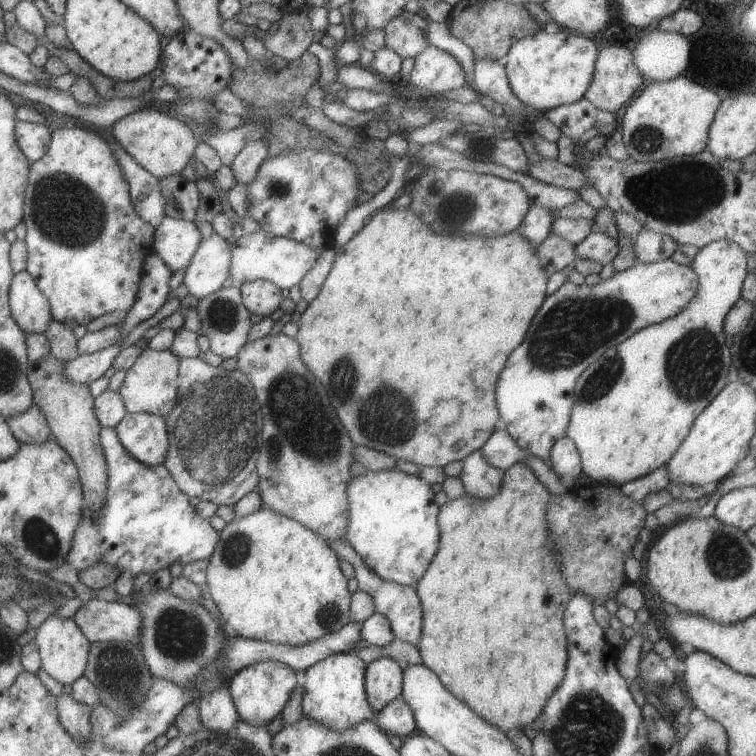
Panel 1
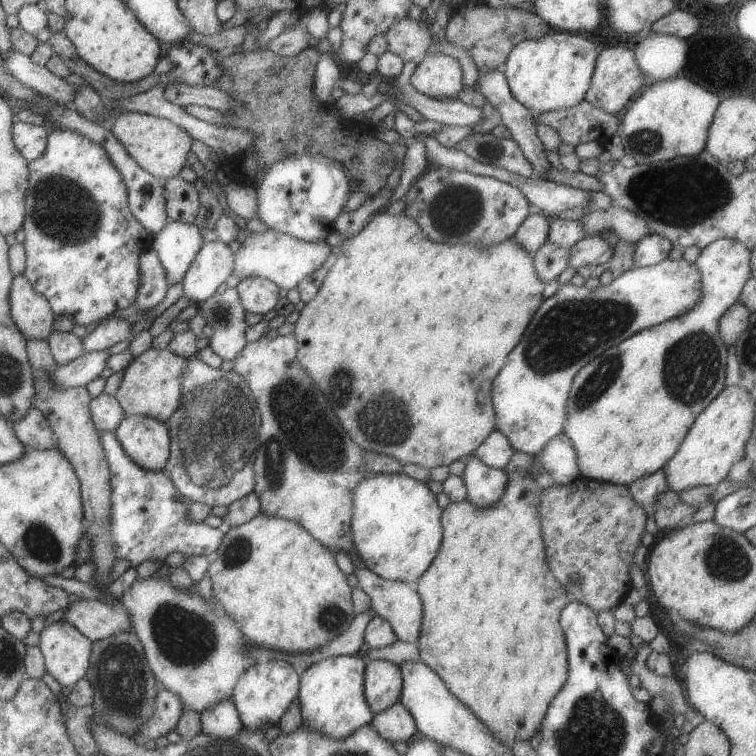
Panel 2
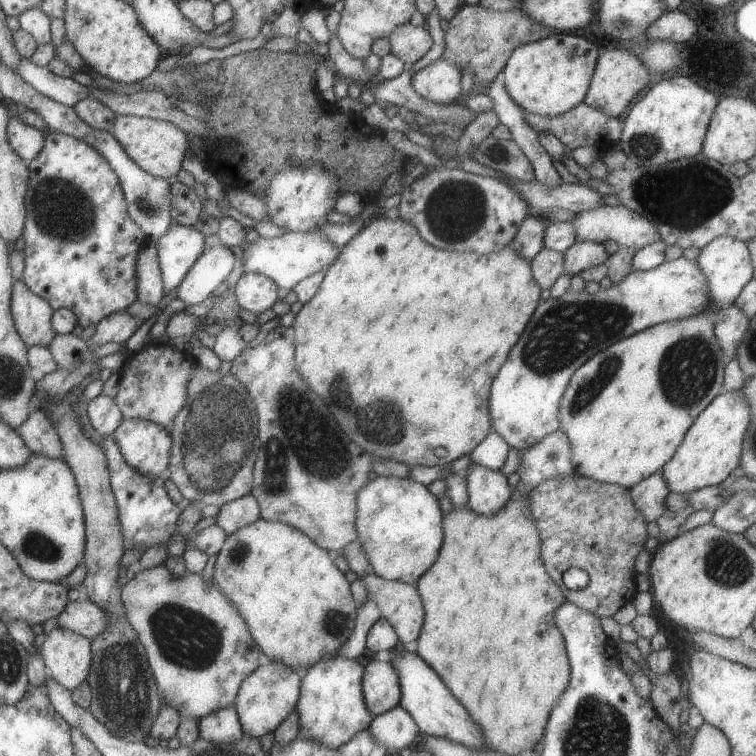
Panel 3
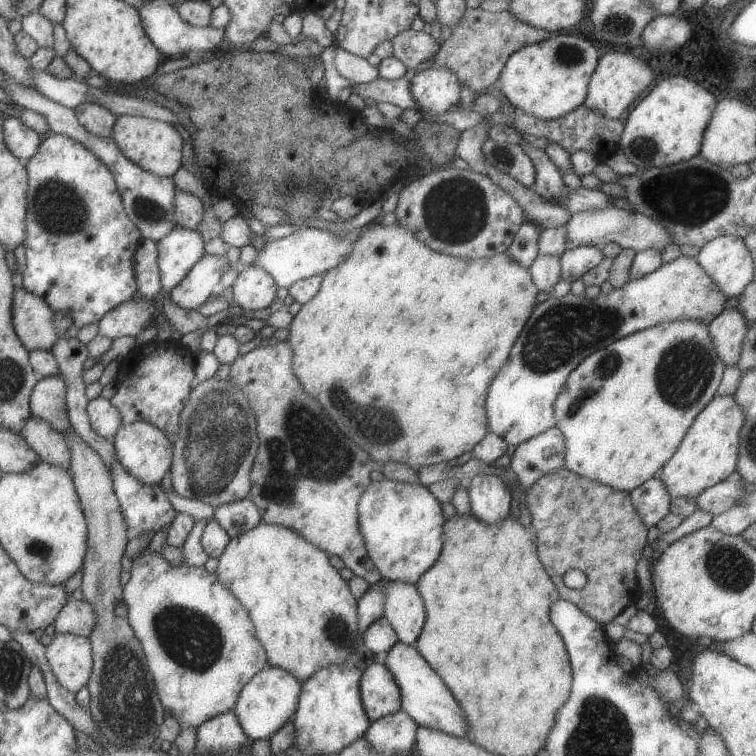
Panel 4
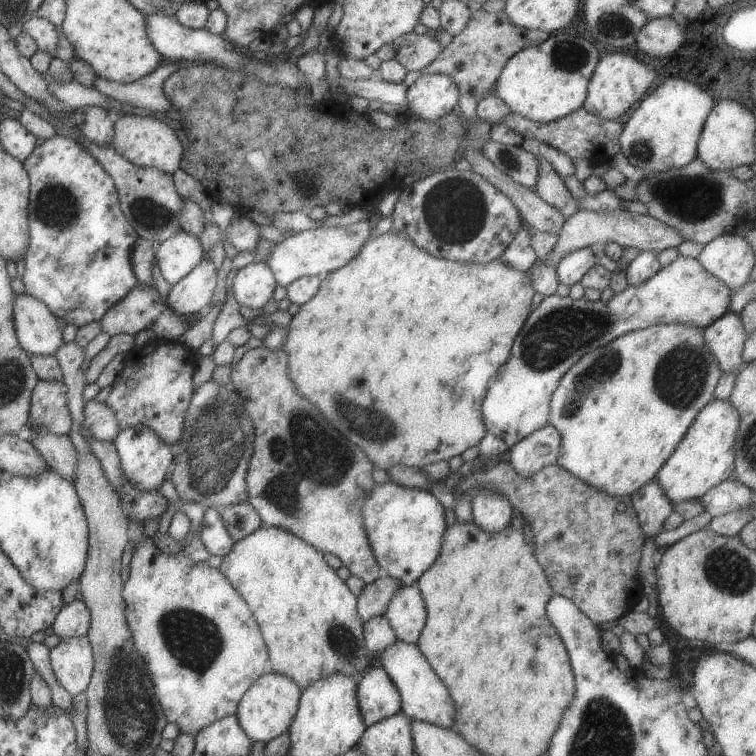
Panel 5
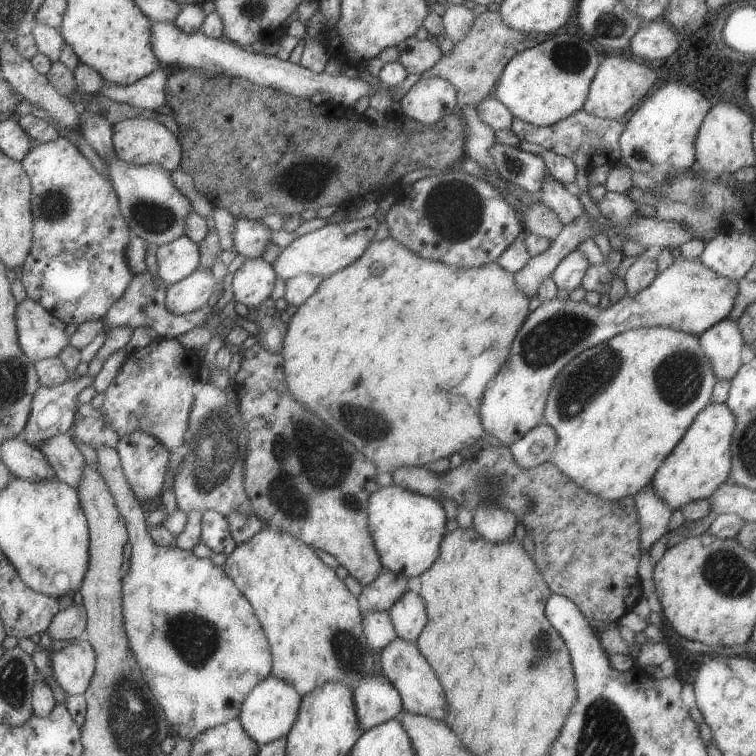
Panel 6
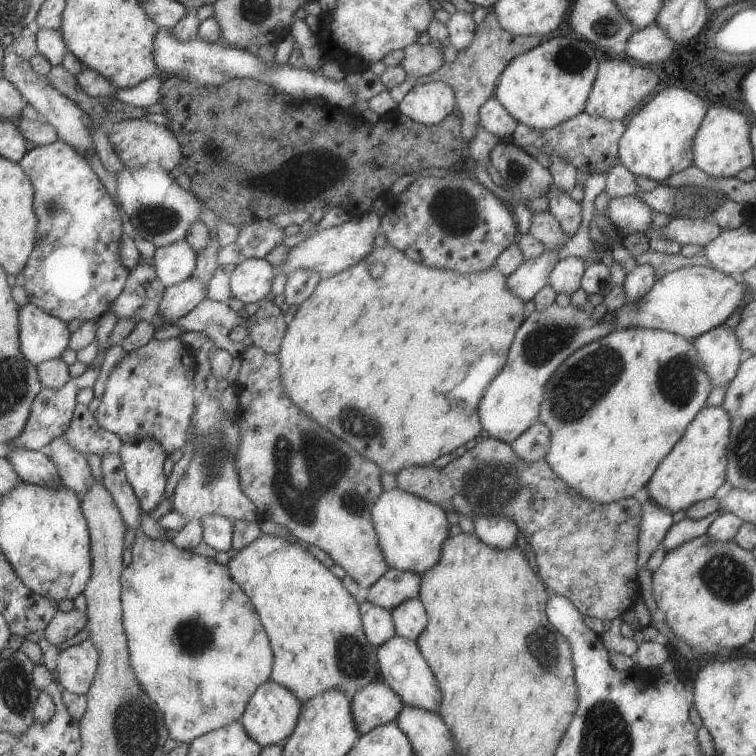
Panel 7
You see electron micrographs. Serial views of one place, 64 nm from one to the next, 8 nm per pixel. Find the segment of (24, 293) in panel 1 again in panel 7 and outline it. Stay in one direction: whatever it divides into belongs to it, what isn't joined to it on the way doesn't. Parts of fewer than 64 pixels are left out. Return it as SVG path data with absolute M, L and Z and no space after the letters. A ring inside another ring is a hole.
M29 302L18 310L18 348L25 360L37 366L59 358L70 339L66 323Z

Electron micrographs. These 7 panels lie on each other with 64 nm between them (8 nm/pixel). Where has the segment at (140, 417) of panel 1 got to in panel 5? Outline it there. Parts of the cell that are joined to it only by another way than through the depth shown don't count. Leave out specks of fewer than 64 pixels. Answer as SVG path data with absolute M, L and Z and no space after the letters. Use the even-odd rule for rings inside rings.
M142 425L131 426L126 430L119 430L117 437L112 441L115 448L122 474L128 482L138 490L158 490L165 474L171 466L174 457L171 448L154 431Z

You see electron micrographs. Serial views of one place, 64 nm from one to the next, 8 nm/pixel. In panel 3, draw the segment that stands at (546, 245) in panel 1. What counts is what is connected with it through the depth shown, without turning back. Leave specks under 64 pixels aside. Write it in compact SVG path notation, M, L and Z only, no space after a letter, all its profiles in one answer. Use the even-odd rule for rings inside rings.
M541 249L530 262L531 276L540 290L549 290L563 273L563 253Z

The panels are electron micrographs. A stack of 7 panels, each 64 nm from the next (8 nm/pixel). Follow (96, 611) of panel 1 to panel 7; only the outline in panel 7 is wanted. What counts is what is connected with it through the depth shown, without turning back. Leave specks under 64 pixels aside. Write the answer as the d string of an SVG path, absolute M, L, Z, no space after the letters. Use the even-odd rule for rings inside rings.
M74 607L70 612L58 611L42 631L43 638L57 649L57 645L81 631L86 622L86 614L75 610Z

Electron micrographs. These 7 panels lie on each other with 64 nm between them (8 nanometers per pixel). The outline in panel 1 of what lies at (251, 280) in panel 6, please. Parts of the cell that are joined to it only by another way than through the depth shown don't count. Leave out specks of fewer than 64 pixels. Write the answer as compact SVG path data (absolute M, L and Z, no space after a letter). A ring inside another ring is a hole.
M255 279L238 287L243 306L251 314L268 317L281 302L281 289L272 282Z

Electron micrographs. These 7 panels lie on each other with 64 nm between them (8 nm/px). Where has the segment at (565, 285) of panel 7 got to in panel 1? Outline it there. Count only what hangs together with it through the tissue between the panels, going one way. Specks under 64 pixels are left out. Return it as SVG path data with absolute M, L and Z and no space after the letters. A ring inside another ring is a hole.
M592 230L575 245L574 260L591 260L604 266L608 262L612 262L617 254L617 241L597 230Z

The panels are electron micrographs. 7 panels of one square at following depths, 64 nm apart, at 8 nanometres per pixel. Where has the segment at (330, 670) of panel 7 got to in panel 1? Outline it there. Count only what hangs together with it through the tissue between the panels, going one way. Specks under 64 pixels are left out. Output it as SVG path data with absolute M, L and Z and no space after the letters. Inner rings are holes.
M259 507L259 510L255 510L253 514L245 516L245 518L235 518L235 520L226 523L222 530L219 531L215 550L213 550L206 563L206 586L209 594L213 602L215 602L215 606L219 609L222 619L234 630L235 634L249 640L286 644L287 646L301 646L305 642L317 640L317 638L321 638L325 634L341 630L349 622L350 594L347 590L347 580L339 568L339 559L325 540L321 540L317 534L313 534L311 530L299 524L299 522L281 516L281 514L273 512L273 510L263 510L261 507Z

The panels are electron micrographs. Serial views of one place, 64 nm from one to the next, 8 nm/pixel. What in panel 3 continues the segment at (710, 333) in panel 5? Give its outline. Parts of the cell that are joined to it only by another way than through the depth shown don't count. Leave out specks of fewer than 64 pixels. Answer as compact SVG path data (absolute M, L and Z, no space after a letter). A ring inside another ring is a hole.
M737 305L721 306L713 314L713 334L717 339L717 344L723 352L723 356L731 360L736 358L737 346L747 330L749 318L737 308Z

